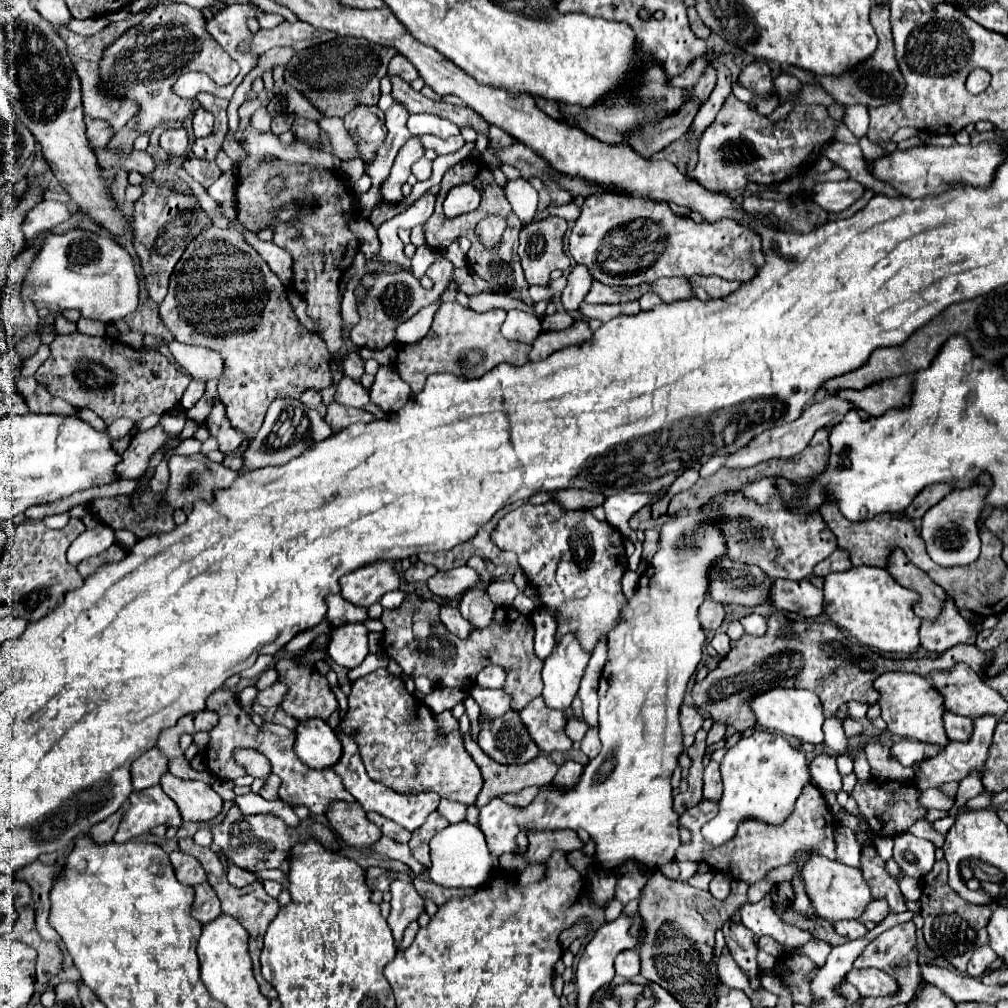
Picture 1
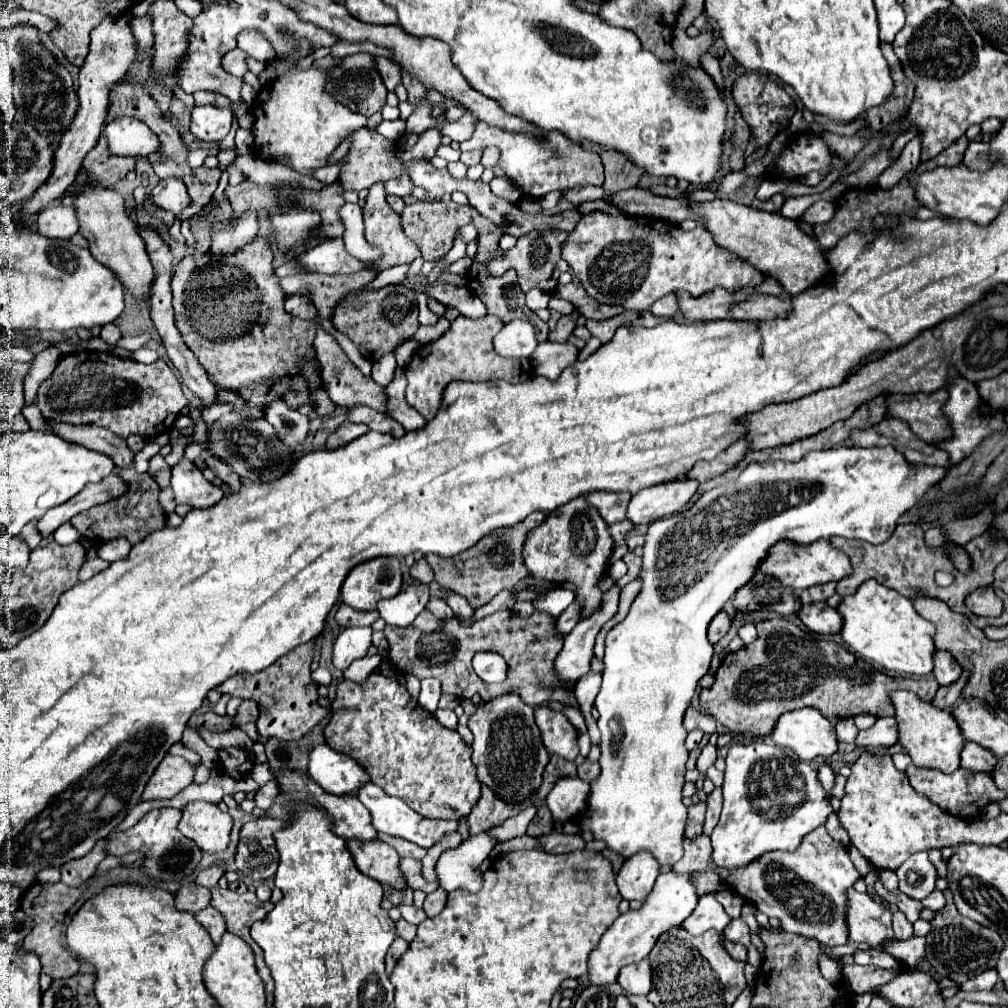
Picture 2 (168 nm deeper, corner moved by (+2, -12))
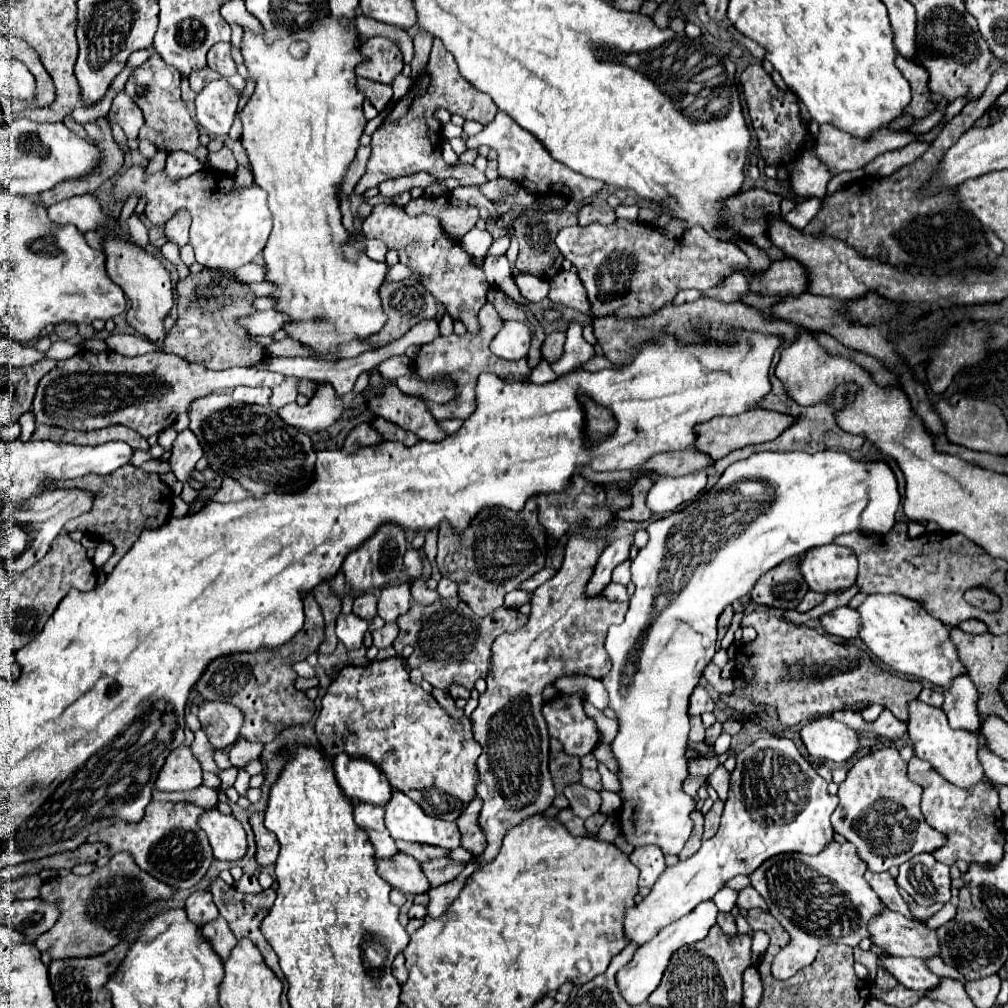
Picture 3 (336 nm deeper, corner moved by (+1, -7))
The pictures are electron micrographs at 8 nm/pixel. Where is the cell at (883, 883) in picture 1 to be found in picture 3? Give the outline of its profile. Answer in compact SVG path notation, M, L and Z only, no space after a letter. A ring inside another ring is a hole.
M903 895L903 899L905 899L905 903L909 905L909 911L911 911L911 915L915 917L915 919L921 919L921 921L925 921L925 919L929 919L929 917L933 917L943 905L931 905L931 907L921 907L921 905L917 905L915 901L913 901L913 897L911 895Z

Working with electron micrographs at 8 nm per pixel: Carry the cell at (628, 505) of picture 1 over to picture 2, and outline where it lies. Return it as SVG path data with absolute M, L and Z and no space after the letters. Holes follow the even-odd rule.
M678 478L674 482L644 488L630 500L626 518L634 524L652 524L654 520L672 516L684 508L684 504L696 494L698 487L697 480Z

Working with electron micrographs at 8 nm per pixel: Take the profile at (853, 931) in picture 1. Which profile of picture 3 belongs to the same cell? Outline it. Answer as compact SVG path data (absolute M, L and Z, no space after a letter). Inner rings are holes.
M879 957L879 963L905 987L915 991L931 991L941 983L939 975L933 975L923 959L915 957Z

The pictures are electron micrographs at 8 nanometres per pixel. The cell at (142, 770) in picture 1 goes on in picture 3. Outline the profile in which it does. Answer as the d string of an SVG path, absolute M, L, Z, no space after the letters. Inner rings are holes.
M185 745L173 749L155 783L159 791L191 791L201 785L203 785L201 763Z

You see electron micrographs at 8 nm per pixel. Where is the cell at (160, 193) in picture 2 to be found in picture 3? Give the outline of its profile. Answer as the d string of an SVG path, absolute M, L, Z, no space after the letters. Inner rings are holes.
M175 151L175 153L167 153L167 167L165 173L171 179L181 179L187 177L195 171L201 171L201 161L197 161L197 157L193 157L191 153L185 151Z

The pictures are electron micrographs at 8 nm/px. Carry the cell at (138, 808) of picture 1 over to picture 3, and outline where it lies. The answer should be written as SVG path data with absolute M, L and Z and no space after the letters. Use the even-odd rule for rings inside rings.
M151 801L141 821L115 821L113 825L109 825L109 829L101 829L89 835L87 841L107 843L111 853L129 851L135 857L135 863L149 875L157 877L159 881L175 889L191 889L205 877L213 861L209 839L205 837L205 831L199 827L201 813L201 807L187 801Z

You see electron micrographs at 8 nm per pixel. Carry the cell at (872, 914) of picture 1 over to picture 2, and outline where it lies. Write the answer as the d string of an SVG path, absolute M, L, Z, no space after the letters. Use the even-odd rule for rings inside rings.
M913 936L906 942L888 942L888 946L884 946L884 952L892 954L894 958L900 958L910 966L918 966L920 958L924 956L924 937Z

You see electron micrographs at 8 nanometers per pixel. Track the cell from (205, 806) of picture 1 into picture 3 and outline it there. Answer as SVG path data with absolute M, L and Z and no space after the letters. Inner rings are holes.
M209 809L199 819L201 829L207 833L215 859L239 861L247 853L247 835L243 825L233 815L223 815Z

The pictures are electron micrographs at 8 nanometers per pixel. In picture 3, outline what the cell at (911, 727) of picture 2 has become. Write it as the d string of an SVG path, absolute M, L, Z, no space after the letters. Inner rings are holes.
M921 701L909 703L909 737L913 741L915 755L923 761L929 761L937 773L941 773L949 783L969 789L983 781L983 767L977 757L979 741L973 733L965 731L953 731L947 723L945 711L939 707L925 705Z

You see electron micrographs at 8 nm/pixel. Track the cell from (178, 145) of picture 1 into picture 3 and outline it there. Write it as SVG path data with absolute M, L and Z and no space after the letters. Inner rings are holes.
M119 91L113 97L111 109L109 109L109 119L117 121L117 125L123 129L127 139L137 139L139 129L143 125L141 109L137 107L137 103L125 91Z

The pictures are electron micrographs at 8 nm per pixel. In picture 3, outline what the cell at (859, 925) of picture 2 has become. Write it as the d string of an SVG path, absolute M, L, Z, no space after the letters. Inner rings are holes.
M889 909L873 917L869 931L871 941L877 947L885 947L895 957L929 959L941 953L935 929L929 929L925 921L907 919Z

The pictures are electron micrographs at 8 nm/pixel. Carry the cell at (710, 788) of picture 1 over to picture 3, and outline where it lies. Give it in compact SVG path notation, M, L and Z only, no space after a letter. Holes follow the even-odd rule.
M715 801L711 811L705 815L705 833L703 833L703 839L711 839L717 833L721 813L723 813L723 801Z

